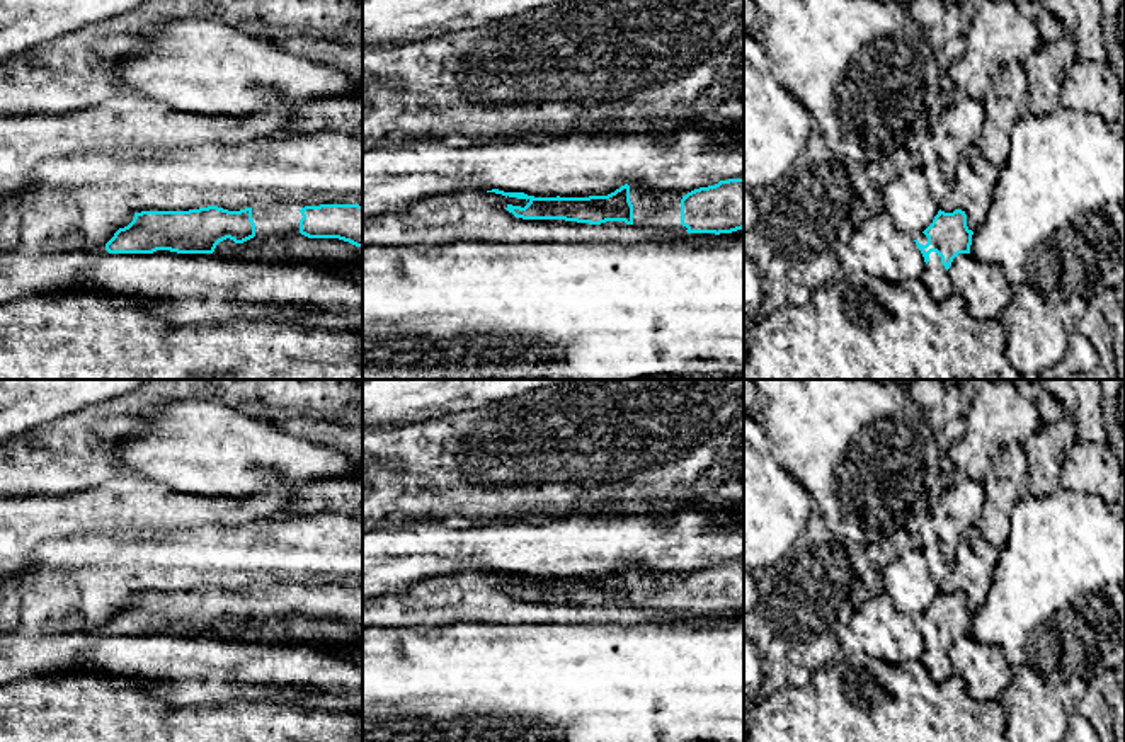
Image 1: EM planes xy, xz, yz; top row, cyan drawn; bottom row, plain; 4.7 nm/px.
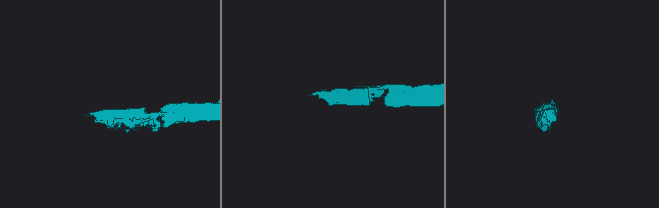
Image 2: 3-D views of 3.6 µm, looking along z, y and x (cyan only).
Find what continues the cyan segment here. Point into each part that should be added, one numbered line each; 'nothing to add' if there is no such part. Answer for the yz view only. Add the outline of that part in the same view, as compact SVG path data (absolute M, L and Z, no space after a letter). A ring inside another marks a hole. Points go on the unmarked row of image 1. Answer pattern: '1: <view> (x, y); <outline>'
1: yz (936, 661); M936 633L929 635L929 643L924 645L921 662L936 682L945 682L955 674L950 655L941 645L941 638Z

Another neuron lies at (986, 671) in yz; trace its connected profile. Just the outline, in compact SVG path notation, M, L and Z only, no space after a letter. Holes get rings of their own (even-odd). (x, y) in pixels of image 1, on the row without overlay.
M958 635L948 650L955 674L965 681L975 701L999 699L1014 676L1004 652L997 645L977 642L972 635Z

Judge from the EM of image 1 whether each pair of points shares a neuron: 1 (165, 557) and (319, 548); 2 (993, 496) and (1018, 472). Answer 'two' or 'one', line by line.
1: one
2: one

